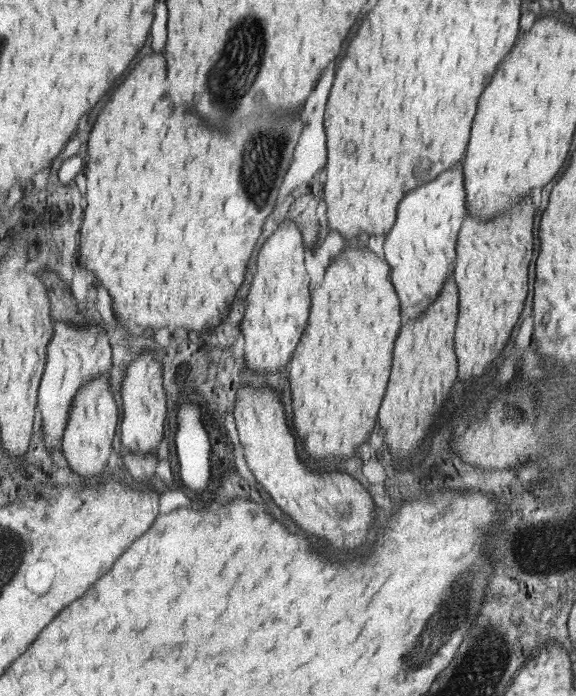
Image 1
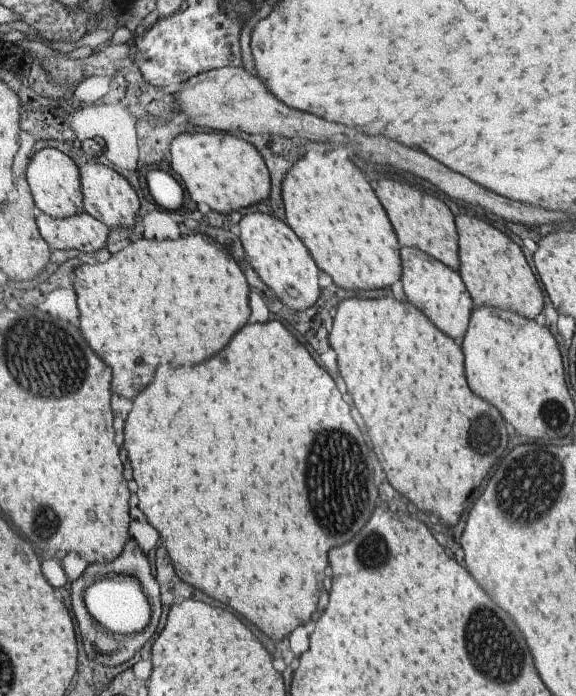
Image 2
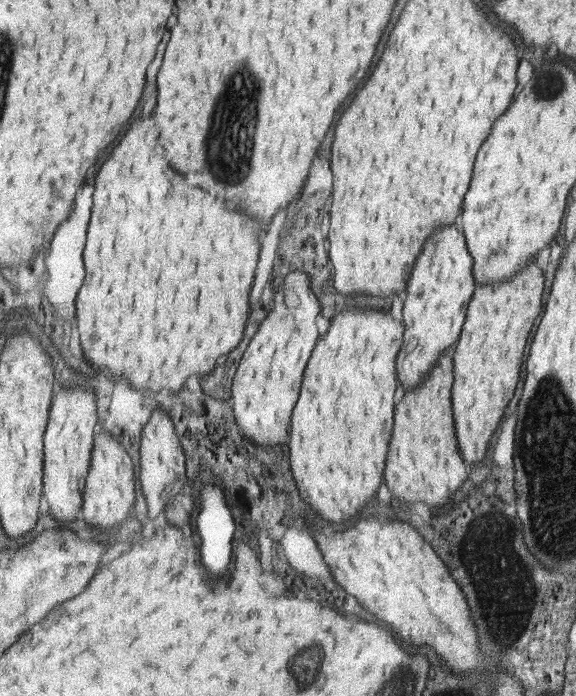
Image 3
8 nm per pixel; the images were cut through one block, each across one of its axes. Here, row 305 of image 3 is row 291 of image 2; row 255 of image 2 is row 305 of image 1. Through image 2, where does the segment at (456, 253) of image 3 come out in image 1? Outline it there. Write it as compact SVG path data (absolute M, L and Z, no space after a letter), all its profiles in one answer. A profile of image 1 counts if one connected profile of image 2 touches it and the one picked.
M463 162L448 167L433 181L410 190L396 207L392 231L384 236L384 256L392 266L392 282L403 303L406 319L416 319L444 289L444 281L453 277L456 262L456 237L467 215L467 191Z

